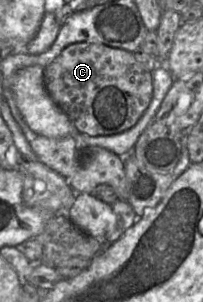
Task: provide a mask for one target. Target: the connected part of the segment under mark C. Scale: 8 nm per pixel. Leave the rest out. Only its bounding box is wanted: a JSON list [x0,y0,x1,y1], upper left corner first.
[44,43,153,136]

